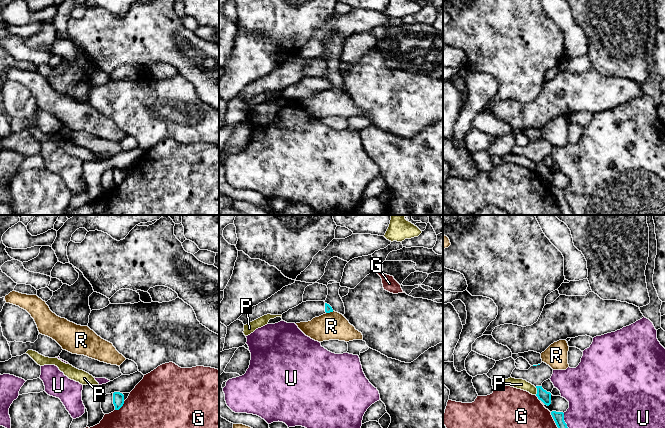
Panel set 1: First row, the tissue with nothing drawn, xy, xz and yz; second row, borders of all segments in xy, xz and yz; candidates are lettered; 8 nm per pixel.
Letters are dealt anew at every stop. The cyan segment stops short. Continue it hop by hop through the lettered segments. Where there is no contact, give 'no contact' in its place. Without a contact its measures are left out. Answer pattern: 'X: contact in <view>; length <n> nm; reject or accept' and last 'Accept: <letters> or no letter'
G: contact in xy; length 110 nm; reject
P: contact in yz; length 60 nm; reject
R: contact in xz; length 70 nm; reject
U: contact in yz; length 220 nm; reject
Accept: no letter

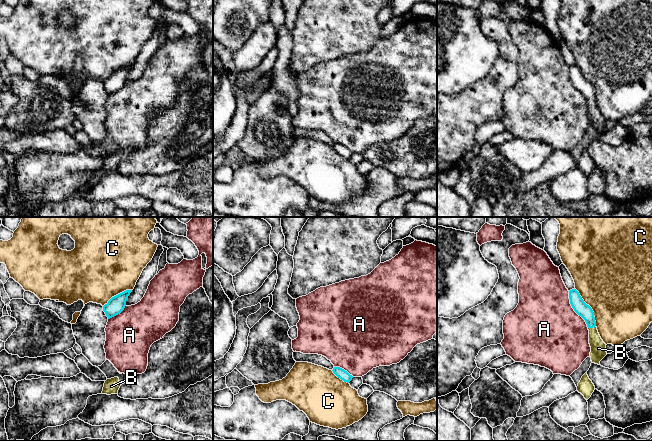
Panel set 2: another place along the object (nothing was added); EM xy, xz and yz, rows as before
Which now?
A: contact in yz; length 340 nm; reject
B: contact in yz; length 70 nm; accept
C: contact in yz; length 340 nm; reject
Accept: B

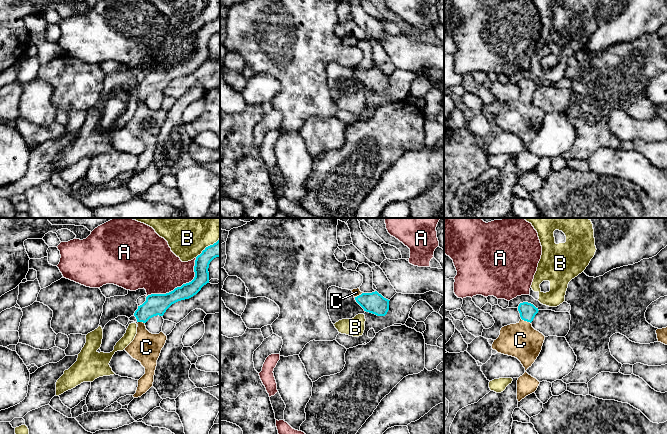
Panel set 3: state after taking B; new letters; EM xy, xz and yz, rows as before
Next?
A: contact in xy; length 500 nm; reject
B: contact in xy; length 260 nm; reject
C: contact in yz; length 90 nm; accept
Accept: C

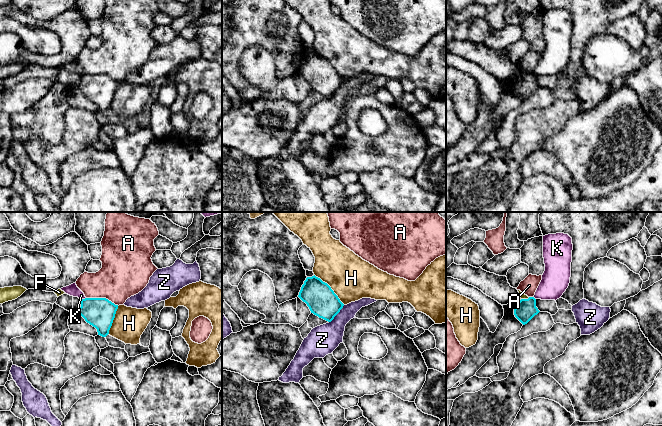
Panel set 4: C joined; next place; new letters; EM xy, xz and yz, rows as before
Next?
A: contact in xy; length 280 nm; reject
F: contact in yz; length 70 nm; reject
H: contact in xz; length 340 nm; reject
K: contact in xy; length 50 nm; reject
Z: contact in xz; length 190 nm; reject
Accept: no letter

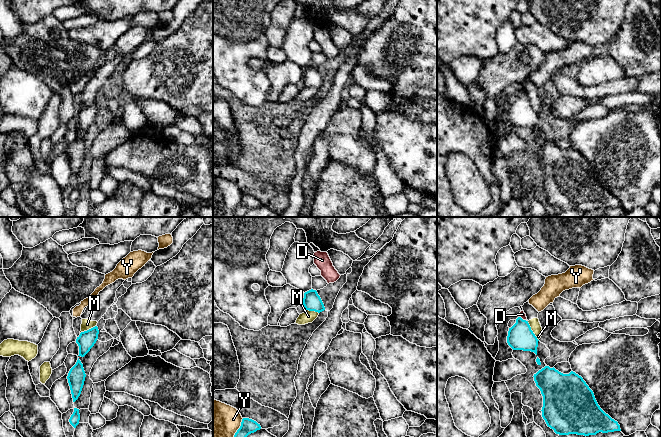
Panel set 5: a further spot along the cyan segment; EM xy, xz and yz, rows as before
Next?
D: contact in yz; length 80 nm; accept
M: contact in yz; length 180 nm; reject
Y: contact in xz; length 200 nm; reject
Accept: D

